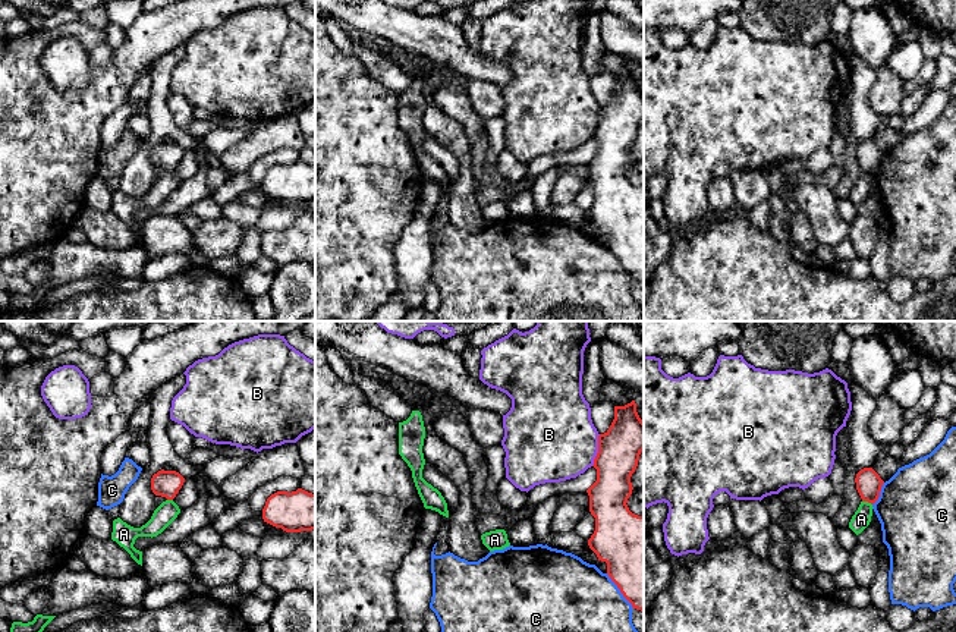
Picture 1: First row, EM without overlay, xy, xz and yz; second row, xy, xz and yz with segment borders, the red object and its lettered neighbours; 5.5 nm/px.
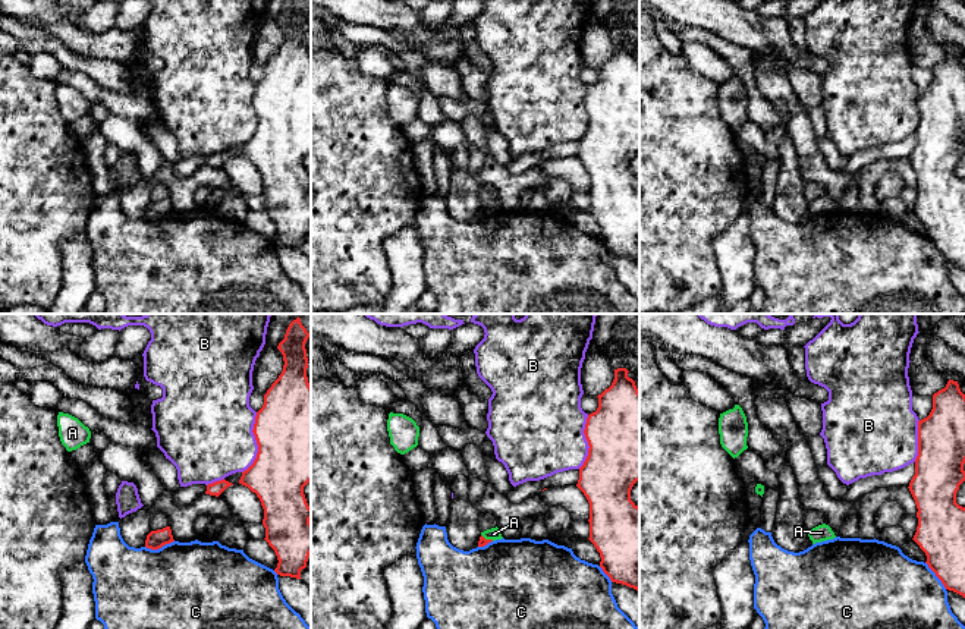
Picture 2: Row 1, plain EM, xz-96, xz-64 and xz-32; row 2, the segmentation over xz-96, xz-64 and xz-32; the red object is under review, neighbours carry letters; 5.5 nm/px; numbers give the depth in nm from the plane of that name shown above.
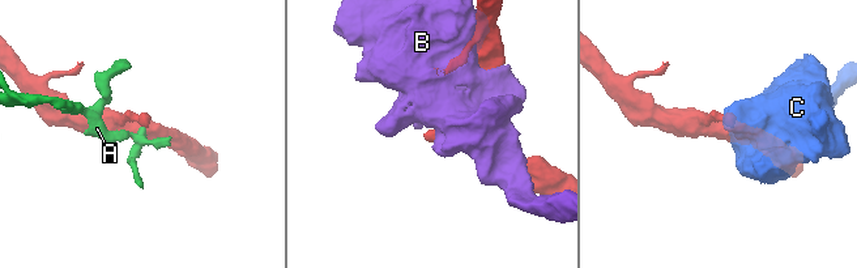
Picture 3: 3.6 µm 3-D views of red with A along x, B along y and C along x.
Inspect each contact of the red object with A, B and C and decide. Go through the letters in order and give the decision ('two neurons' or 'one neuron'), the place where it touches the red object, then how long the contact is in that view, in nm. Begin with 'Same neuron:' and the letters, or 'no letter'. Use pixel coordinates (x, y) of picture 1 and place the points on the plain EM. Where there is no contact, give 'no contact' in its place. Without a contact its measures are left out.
Same neuron: no letter
A: two neurons; meets red in yz at (867, 172); contact 60 nm long
B: two neurons; meets red in xz at (598, 122); contact 180 nm long
C: two neurons; meets red in xz at (620, 263); contact 240 nm long

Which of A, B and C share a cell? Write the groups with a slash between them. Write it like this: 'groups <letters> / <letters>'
groups A / B / C

